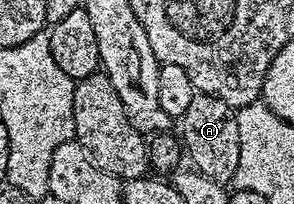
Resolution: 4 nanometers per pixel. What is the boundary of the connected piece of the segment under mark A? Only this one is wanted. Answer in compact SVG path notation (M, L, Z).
M195 92L178 127L187 160L192 161L191 166L210 180L229 184L239 164L239 123L235 110L219 98Z

